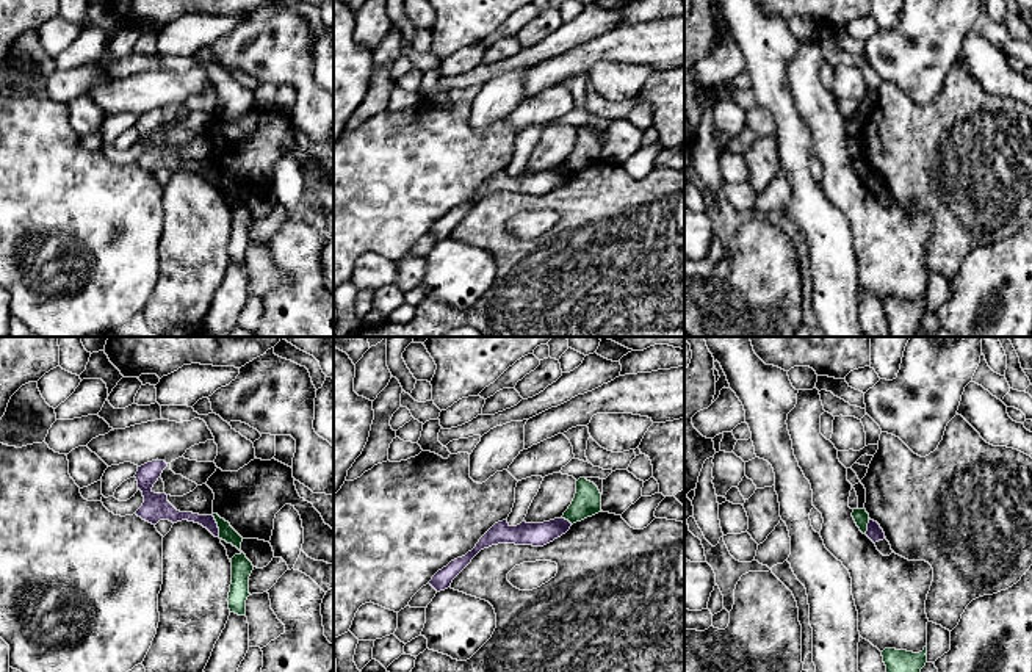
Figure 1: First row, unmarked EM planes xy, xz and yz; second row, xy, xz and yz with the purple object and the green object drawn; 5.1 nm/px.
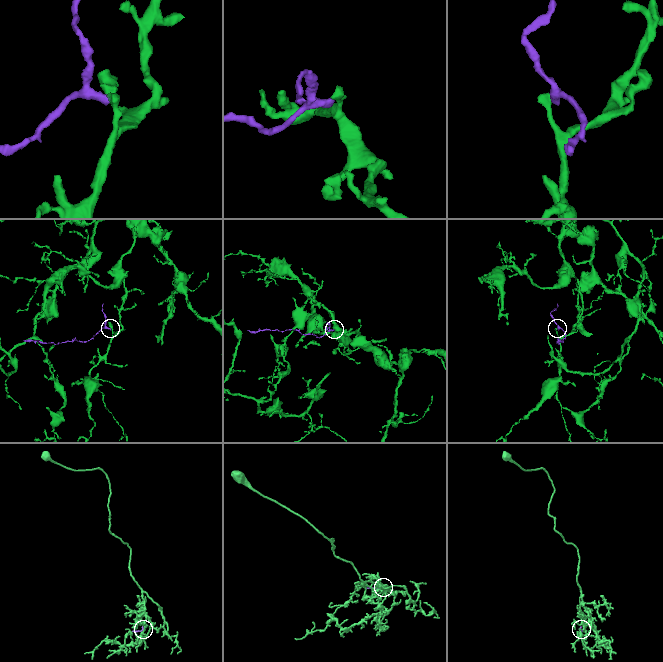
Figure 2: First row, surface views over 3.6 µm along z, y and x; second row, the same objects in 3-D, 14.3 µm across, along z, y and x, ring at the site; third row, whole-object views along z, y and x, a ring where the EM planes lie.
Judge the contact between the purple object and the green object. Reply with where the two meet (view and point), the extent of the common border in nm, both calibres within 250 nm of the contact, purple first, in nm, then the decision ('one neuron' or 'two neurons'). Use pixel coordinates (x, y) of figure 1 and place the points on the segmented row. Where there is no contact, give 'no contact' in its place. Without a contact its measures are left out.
contact xy (216, 527); length 120 nm; calibres 70 and 110 nm; two neurons

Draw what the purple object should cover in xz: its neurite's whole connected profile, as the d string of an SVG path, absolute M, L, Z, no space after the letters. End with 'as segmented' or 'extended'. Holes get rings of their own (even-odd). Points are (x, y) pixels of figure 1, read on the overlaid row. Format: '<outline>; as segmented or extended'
M554 518L543 523L521 522L511 526L507 520L495 523L476 544L476 547L465 556L451 561L446 567L438 570L429 584L437 591L445 591L453 580L471 562L471 559L484 548L498 544L532 545L543 547L561 537L570 529L572 523L565 518Z; as segmented

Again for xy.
M158 459L138 467L135 478L138 489L143 492L144 503L136 511L136 515L152 525L157 525L160 520L169 520L172 523L182 520L194 522L207 528L215 537L219 537L219 528L213 515L180 512L168 501L166 493L155 493L152 490L166 467L168 464Z; as segmented

